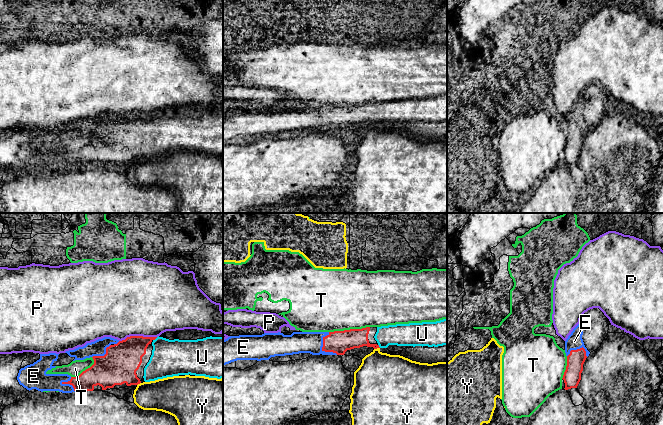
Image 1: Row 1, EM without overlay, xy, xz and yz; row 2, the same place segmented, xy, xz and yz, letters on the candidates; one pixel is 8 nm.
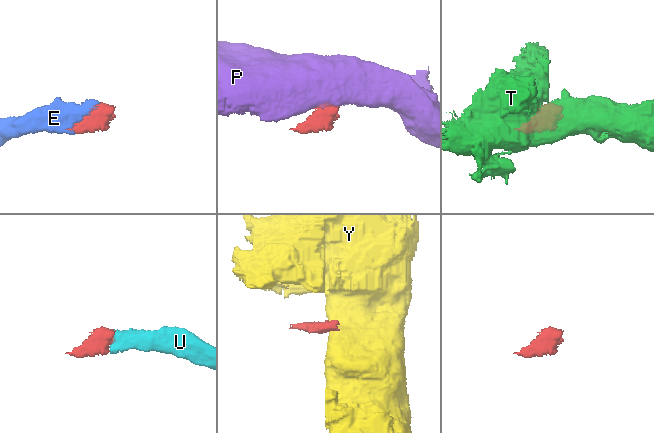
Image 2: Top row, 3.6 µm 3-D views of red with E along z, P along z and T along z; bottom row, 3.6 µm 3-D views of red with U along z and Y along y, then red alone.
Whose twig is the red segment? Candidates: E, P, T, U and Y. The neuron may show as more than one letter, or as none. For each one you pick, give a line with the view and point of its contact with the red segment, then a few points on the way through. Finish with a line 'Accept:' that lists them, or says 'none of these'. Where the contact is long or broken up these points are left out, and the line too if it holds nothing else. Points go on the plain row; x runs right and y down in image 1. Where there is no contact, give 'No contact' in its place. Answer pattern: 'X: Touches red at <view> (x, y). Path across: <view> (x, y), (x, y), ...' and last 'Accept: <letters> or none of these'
E: Touches red at xz (322, 124)
U: Touches red at xy (155, 114). Path across: xy (128, 129), (138, 120), (155, 114), (169, 134)
Accept: E, U

